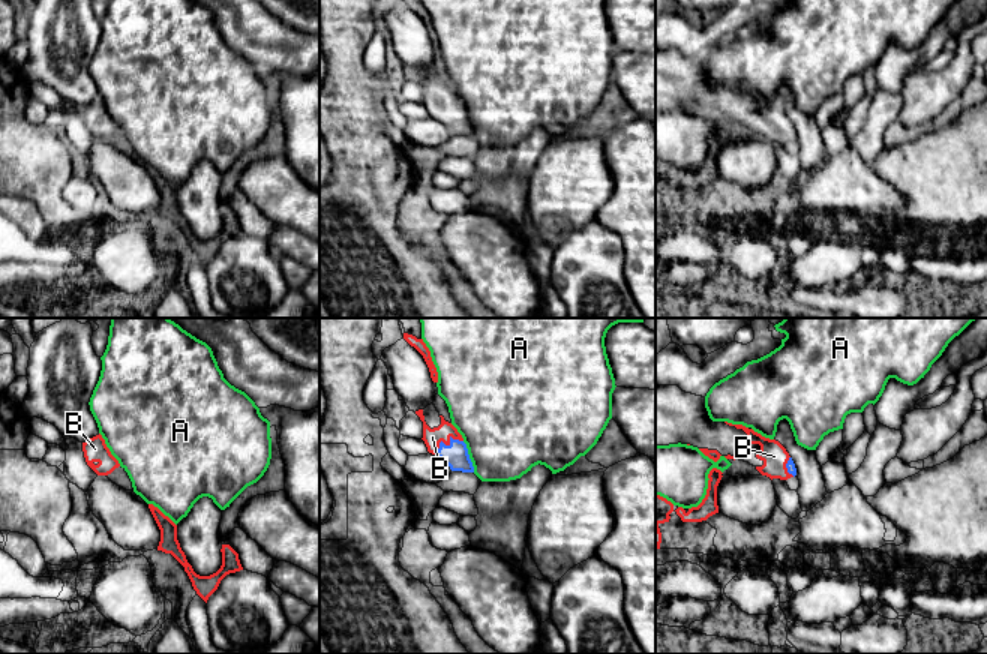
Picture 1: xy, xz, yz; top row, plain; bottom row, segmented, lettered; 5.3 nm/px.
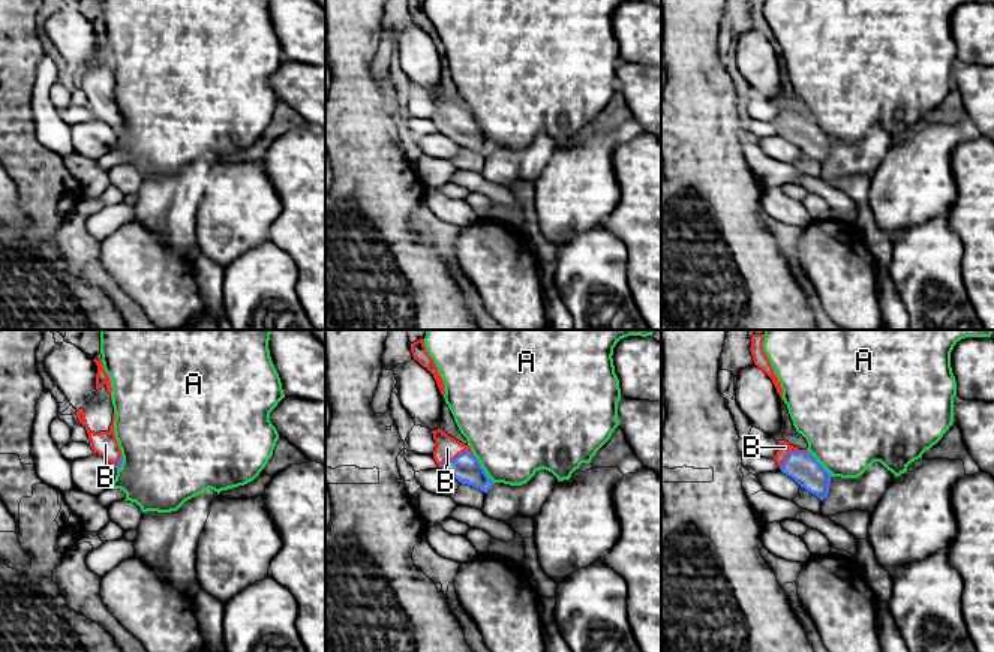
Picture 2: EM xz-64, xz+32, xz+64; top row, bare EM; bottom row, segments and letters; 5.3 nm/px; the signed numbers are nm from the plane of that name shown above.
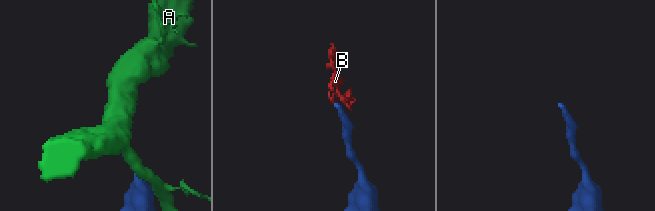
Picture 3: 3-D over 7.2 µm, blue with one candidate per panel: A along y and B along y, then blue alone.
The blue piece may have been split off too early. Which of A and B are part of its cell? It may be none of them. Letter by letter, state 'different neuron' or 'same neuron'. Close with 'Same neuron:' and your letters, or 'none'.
A: different neuron
B: same neuron
Same neuron: B

